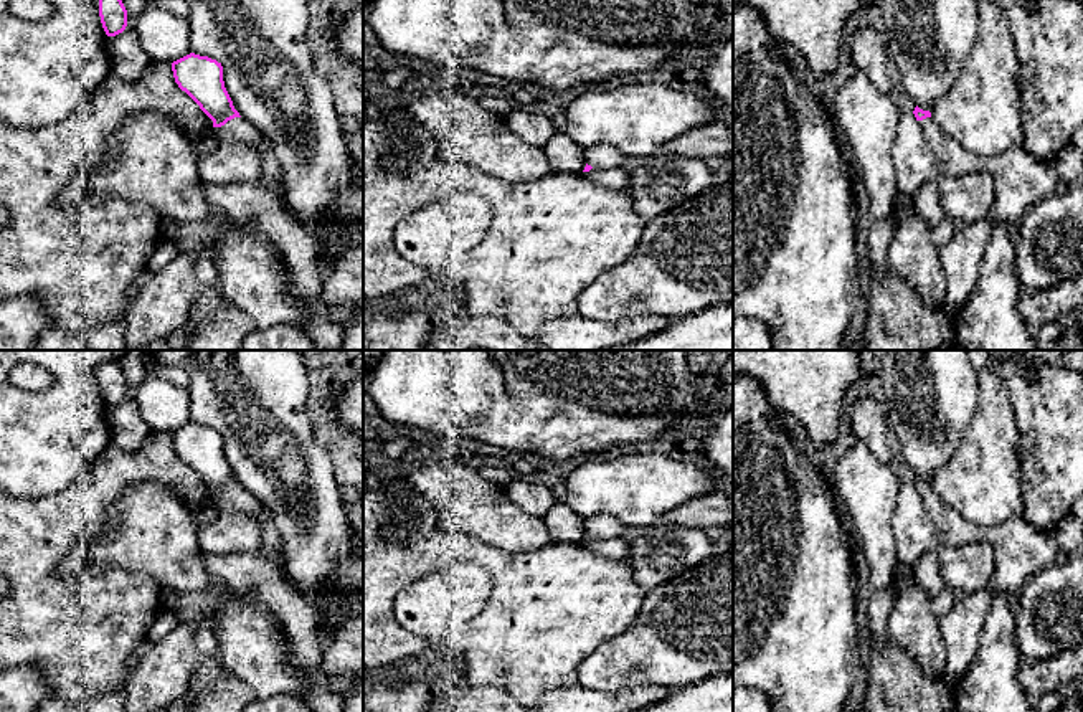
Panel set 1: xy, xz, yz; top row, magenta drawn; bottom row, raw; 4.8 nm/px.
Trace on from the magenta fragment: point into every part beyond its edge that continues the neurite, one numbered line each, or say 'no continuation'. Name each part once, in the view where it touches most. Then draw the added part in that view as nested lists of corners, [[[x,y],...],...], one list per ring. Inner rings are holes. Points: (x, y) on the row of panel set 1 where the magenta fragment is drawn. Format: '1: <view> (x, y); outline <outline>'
1: xy (238, 129); outline [[[234,117],[221,127],[213,127],[218,142],[239,142],[248,147],[264,149],[262,134],[246,119]]]

